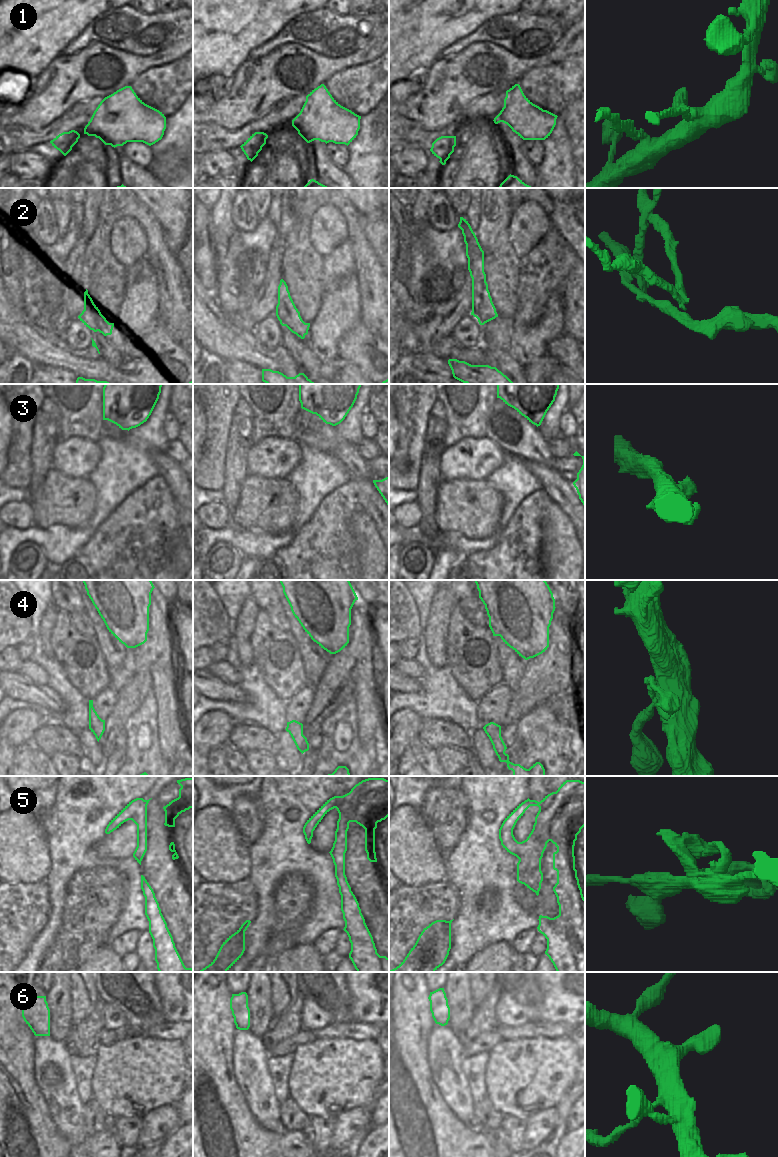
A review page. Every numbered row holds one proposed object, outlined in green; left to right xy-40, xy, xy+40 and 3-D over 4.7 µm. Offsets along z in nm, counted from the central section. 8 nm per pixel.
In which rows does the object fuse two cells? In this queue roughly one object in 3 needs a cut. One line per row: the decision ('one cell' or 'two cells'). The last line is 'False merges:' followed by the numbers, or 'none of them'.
1: one cell
2: two cells
3: one cell
4: one cell
5: one cell
6: one cell
False merges: 2

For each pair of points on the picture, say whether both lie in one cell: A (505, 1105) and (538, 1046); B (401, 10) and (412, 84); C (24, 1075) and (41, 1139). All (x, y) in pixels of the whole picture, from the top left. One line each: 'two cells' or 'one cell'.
A: one cell
B: two cells
C: one cell

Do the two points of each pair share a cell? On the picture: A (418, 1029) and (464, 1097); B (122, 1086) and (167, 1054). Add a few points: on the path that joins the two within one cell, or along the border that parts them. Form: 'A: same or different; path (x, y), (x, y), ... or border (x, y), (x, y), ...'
A: different; border (435, 1023), (428, 1037), (428, 1066)
B: same; path (133, 1076), (148, 1073), (156, 1065)

